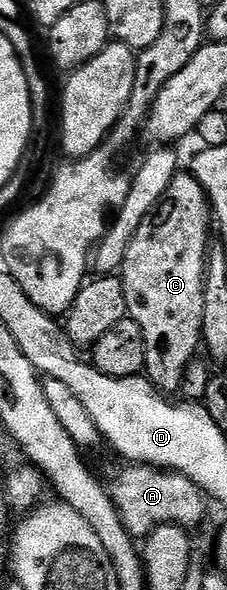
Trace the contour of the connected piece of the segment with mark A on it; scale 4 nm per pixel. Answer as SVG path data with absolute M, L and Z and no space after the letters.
M131 463L124 467L112 482L109 481L108 489L124 525L135 539L147 539L159 524L174 524L195 530L205 523L208 502L204 492L192 479L179 472L149 464Z

